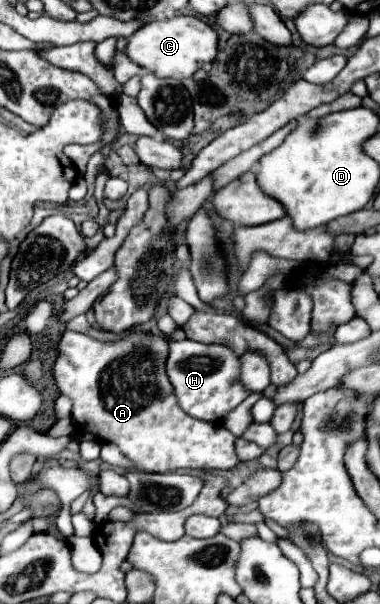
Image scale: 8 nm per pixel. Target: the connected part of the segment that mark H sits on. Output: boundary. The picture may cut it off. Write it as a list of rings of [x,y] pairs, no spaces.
[[[170,341],[168,357],[168,377],[174,385],[178,405],[192,417],[212,423],[222,423],[234,407],[238,407],[250,391],[240,381],[240,357],[224,345],[206,345],[198,341]]]

